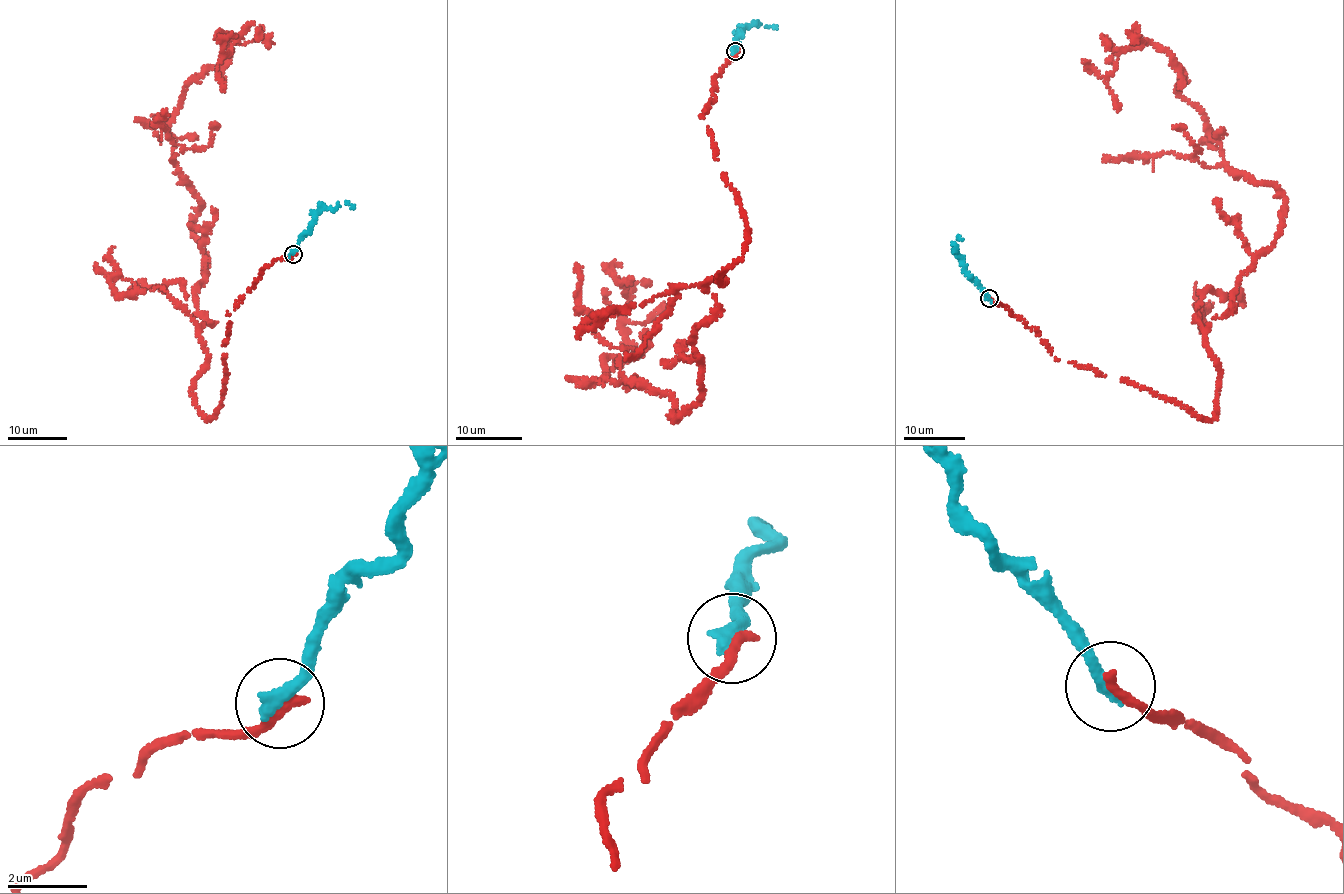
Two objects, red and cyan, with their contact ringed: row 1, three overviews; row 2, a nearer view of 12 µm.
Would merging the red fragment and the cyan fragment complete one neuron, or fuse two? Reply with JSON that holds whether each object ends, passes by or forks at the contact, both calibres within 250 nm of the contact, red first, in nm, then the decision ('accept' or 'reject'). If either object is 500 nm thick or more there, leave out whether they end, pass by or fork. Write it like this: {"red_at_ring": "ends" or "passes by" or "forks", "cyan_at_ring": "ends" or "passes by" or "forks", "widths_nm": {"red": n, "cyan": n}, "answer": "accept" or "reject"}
{"red_at_ring": "ends", "cyan_at_ring": "ends", "widths_nm": {"red": 300, "cyan": 380}, "answer": "reject"}

